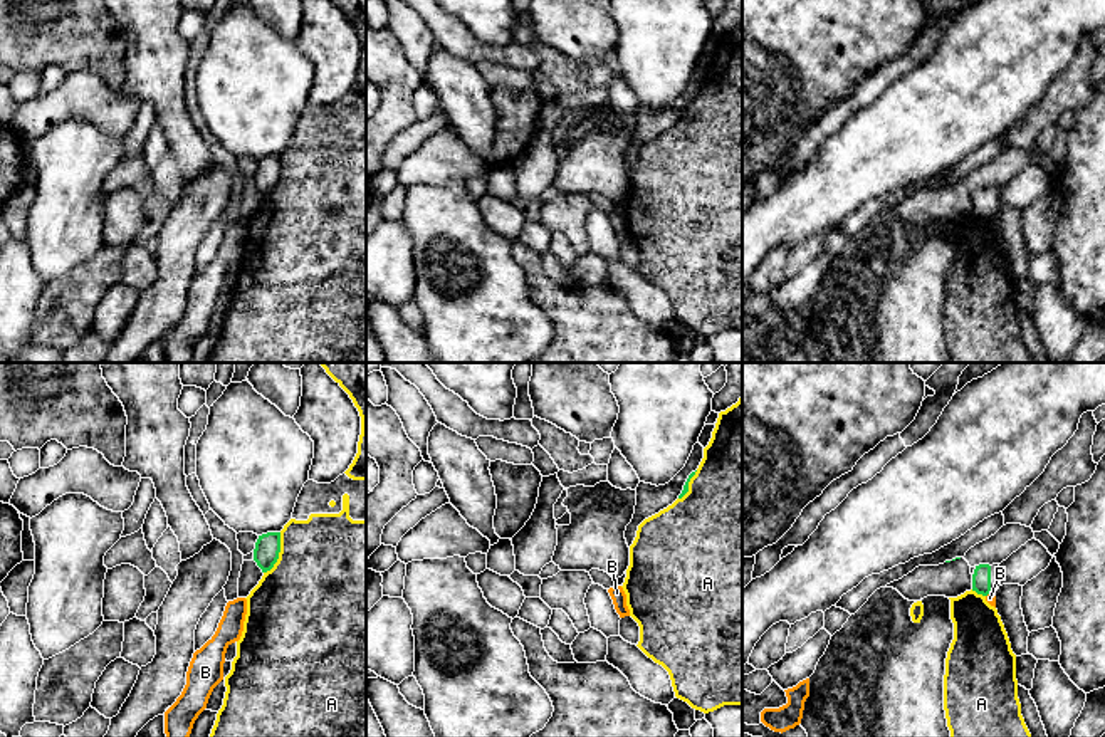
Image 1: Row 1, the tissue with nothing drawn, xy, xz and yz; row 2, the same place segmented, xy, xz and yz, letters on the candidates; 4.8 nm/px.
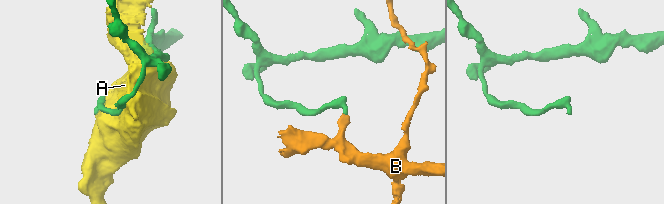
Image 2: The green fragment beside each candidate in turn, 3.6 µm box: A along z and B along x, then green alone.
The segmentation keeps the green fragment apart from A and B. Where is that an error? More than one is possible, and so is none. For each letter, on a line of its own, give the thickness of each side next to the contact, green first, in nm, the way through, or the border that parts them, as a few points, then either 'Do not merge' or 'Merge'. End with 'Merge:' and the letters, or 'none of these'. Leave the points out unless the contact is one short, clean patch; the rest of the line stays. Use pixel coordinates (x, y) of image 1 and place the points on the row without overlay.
A: Thickness 120 nm (green) against 480 nm. Do not merge
B: Thickness 100 nm (green) against 50 nm. Boundary: yz (989, 217), (986, 220). Do not merge
Merge: none of these

